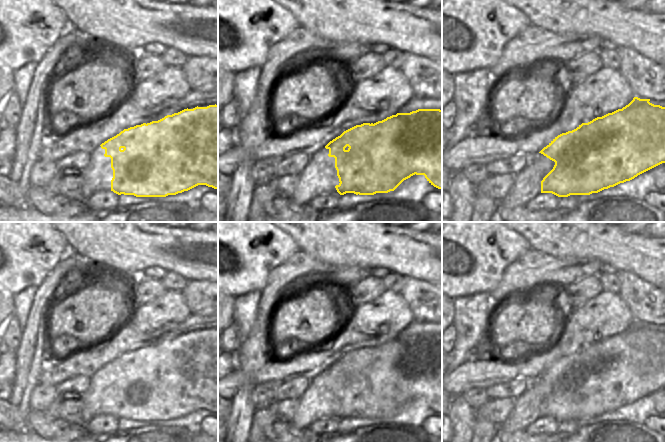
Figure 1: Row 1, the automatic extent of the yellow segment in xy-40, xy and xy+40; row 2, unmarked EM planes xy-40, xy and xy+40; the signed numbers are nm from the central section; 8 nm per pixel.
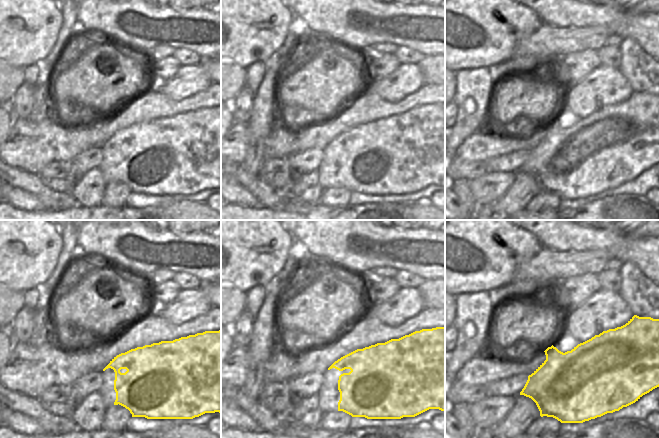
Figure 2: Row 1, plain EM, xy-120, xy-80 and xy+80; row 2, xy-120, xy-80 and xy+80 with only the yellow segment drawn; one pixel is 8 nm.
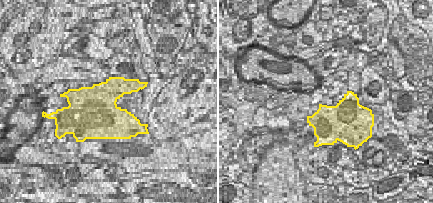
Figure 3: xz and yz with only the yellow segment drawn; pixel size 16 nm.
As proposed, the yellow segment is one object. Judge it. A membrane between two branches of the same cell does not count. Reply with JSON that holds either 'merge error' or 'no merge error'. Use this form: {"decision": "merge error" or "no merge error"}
{"decision": "merge error"}

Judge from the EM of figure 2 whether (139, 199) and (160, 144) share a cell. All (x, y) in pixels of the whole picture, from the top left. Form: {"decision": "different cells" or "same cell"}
{"decision": "different cells"}

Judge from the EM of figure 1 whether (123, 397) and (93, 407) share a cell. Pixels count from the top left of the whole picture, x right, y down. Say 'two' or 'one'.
one

